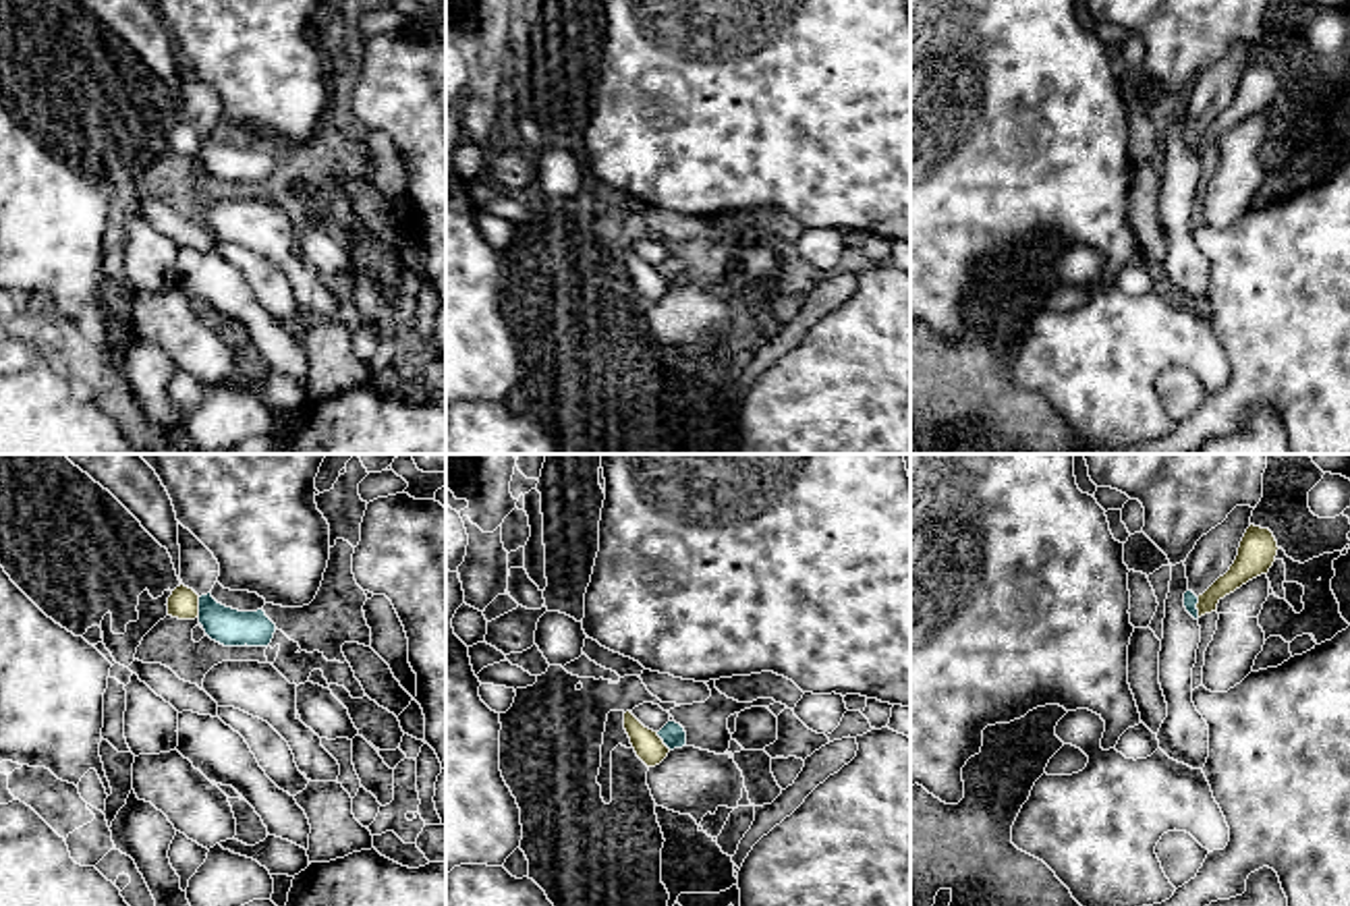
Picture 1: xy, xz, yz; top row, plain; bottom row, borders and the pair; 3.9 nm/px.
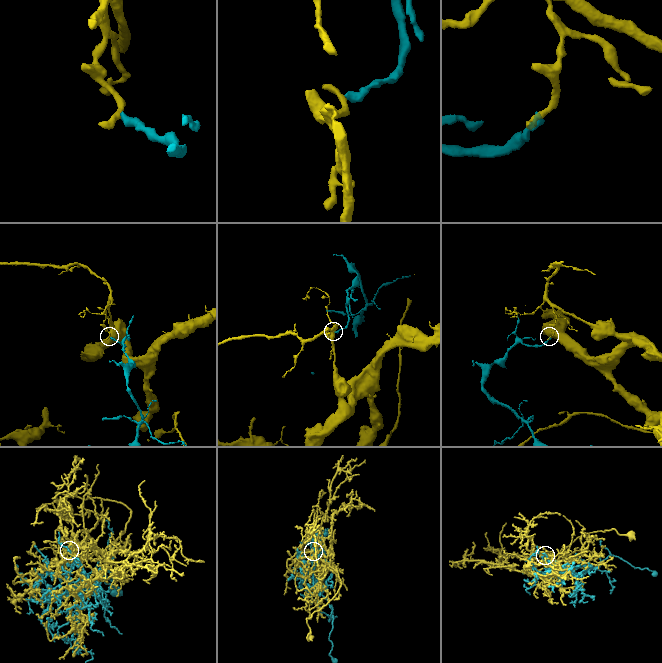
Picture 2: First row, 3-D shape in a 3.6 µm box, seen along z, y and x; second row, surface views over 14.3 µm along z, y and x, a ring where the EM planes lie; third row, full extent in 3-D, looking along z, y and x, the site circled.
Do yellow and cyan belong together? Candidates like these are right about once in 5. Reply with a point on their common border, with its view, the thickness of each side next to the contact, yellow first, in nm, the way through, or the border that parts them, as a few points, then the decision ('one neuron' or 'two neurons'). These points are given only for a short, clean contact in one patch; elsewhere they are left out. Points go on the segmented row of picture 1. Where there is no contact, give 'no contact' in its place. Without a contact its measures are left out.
contact xy (198, 608); calibres 120 and 150 nm; border xy (198, 598), (200, 616); two neurons

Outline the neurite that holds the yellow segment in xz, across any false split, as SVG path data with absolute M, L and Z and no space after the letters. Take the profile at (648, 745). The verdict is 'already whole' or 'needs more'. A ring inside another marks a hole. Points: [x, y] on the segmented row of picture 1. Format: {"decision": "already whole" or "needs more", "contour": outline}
{"decision": "already whole", "contour": "M630 711L624 713L624 730L637 757L647 767L655 767L668 757L670 748L664 744L657 732L645 728Z"}

